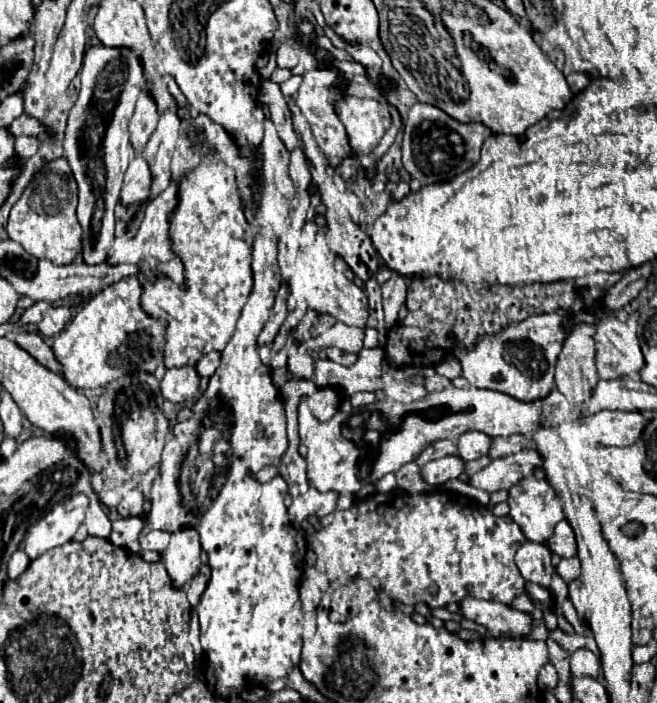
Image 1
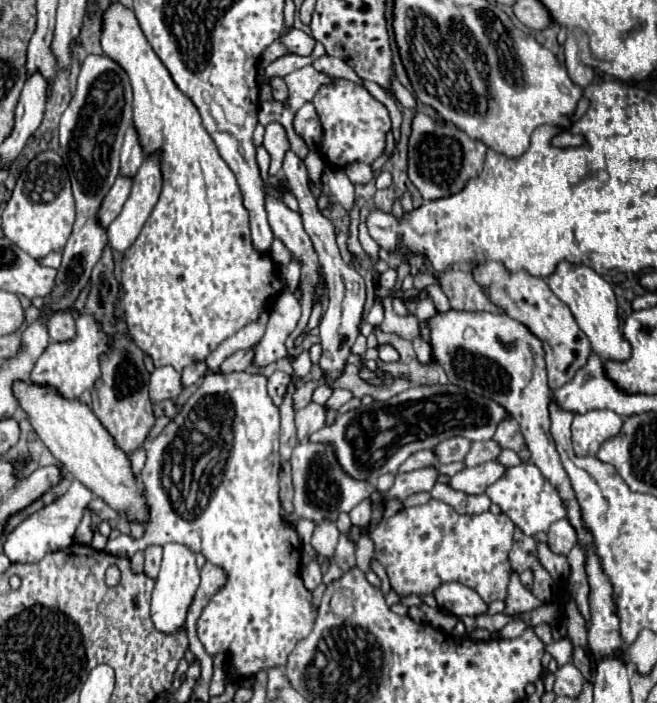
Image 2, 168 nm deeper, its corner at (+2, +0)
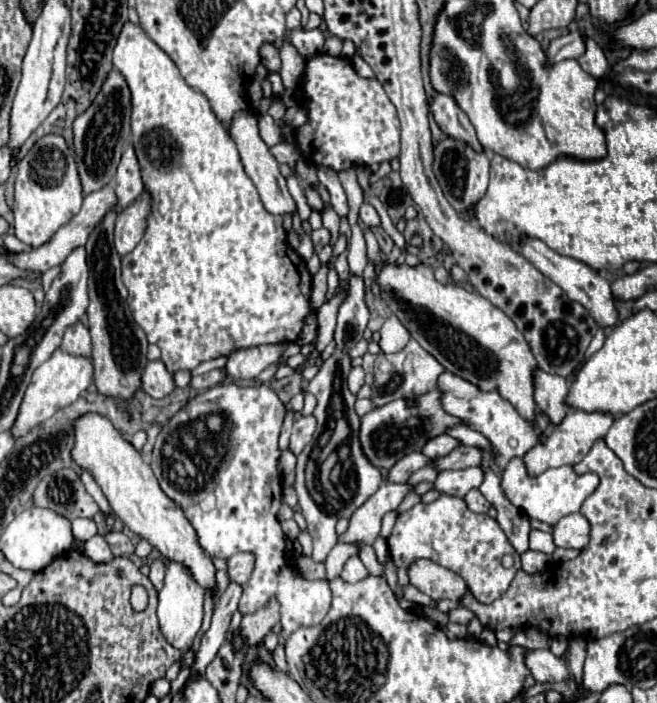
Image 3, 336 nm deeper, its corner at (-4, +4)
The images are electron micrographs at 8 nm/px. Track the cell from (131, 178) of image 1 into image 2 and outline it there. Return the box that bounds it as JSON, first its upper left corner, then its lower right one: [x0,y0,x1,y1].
[100,175,132,227]

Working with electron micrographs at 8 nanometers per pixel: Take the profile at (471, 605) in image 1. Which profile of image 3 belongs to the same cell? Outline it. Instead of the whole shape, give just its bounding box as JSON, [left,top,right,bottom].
[408,559,468,601]

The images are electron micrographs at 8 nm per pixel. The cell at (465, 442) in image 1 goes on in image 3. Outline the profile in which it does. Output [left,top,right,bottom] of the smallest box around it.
[422,435,460,459]

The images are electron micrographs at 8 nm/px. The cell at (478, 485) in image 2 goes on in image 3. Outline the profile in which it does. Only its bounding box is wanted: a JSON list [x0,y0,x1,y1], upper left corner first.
[434,467,482,497]

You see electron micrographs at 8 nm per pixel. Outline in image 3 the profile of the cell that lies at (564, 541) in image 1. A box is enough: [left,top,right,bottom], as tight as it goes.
[554,513,590,549]

